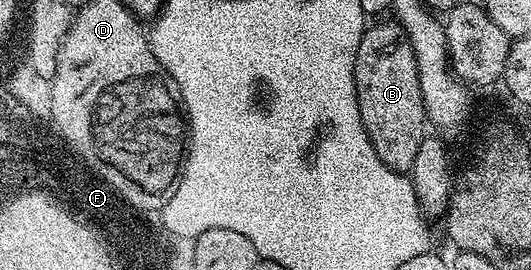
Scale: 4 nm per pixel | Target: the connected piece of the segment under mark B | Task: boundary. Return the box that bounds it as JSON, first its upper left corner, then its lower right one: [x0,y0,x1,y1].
[355,20,428,172]

